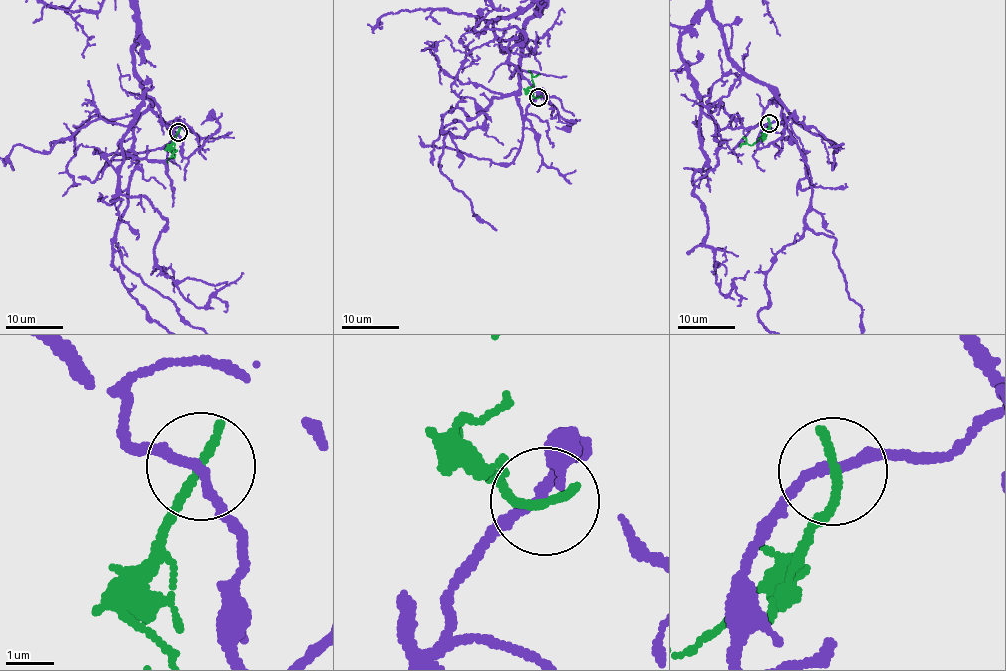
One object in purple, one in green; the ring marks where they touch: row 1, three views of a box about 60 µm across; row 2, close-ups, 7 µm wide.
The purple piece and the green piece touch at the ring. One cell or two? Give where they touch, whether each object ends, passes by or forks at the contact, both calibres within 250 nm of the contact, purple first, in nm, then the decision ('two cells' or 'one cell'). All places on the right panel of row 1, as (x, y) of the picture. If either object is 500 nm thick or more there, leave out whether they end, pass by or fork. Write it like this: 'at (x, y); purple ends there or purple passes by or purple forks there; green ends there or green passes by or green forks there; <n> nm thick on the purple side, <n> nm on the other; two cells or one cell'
at (769, 123); purple passes by; green ends there; 190 nm thick on the purple side, 220 nm on the other; two cells

